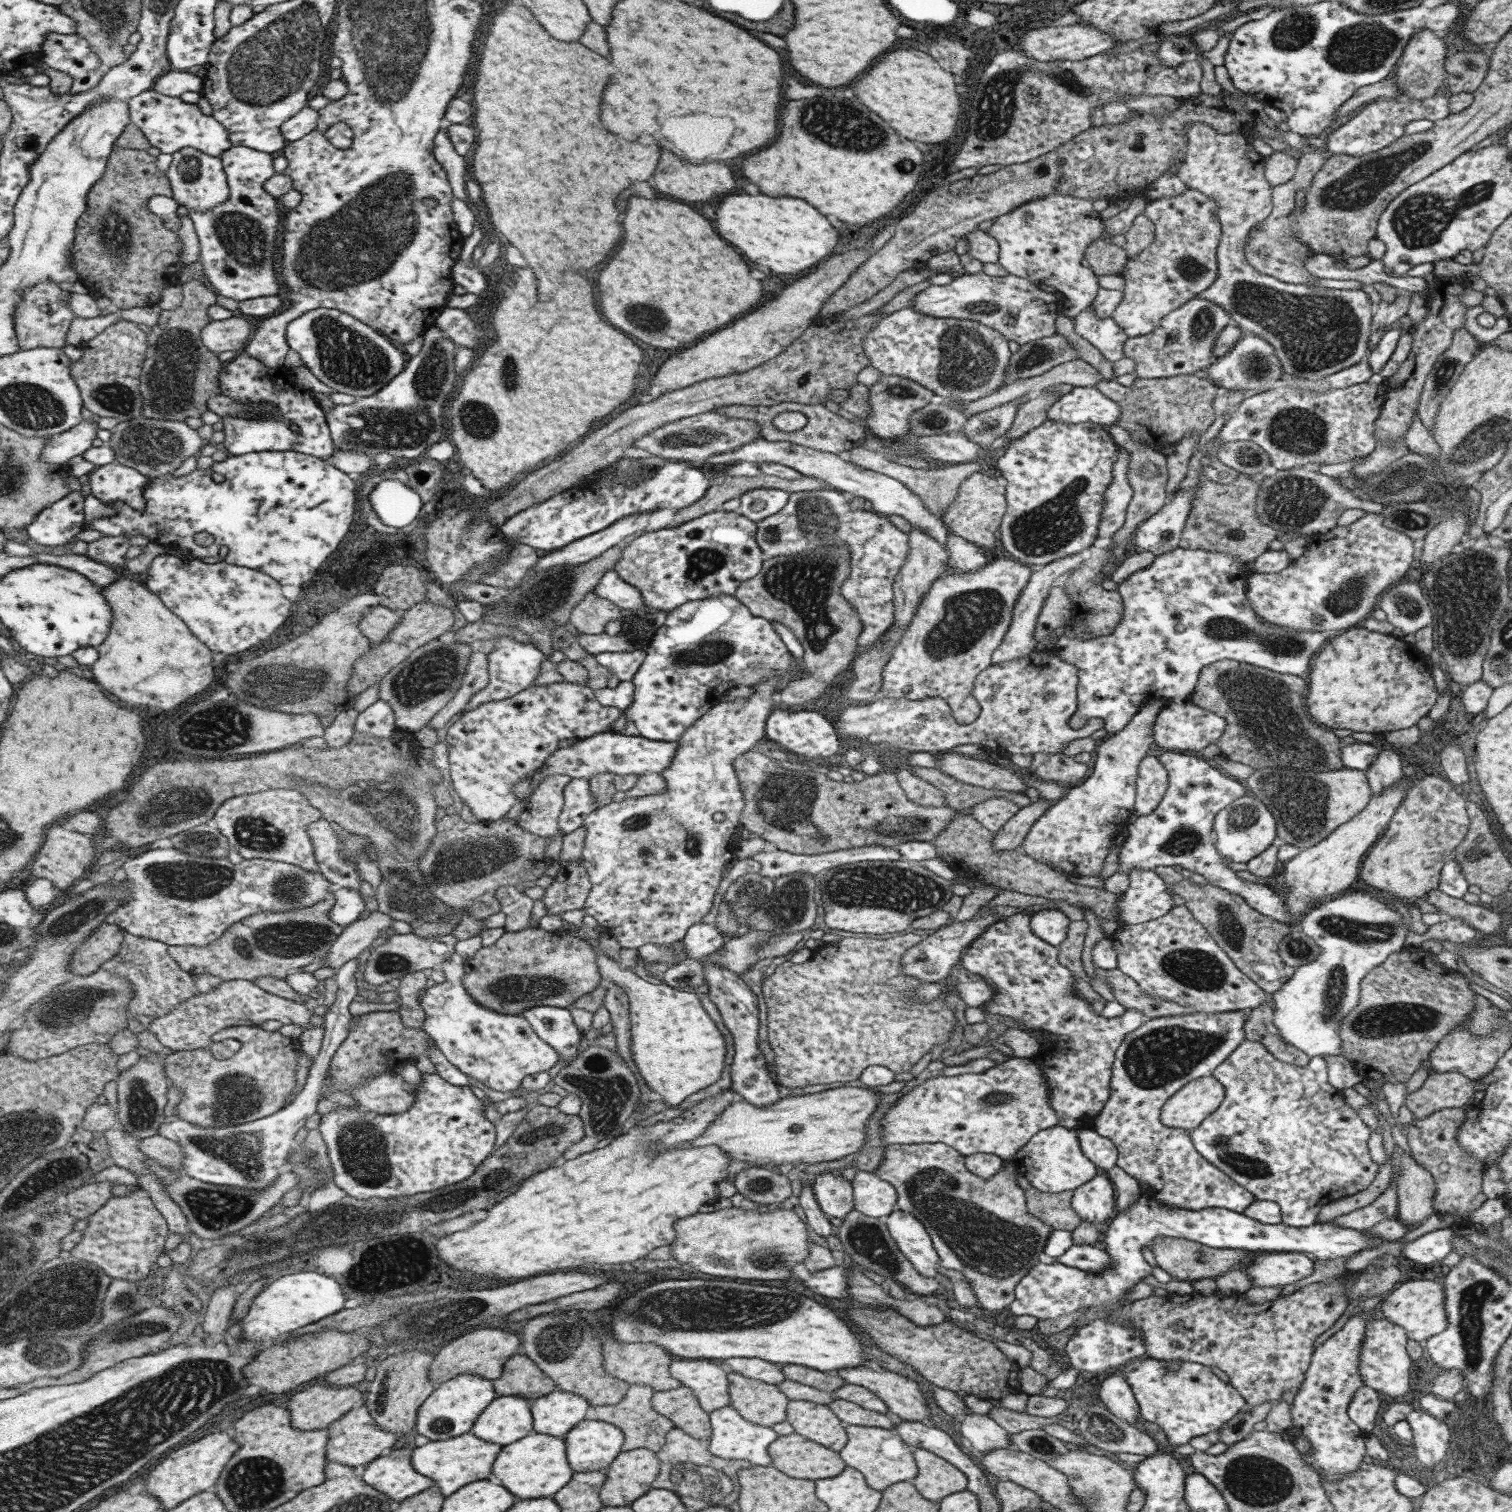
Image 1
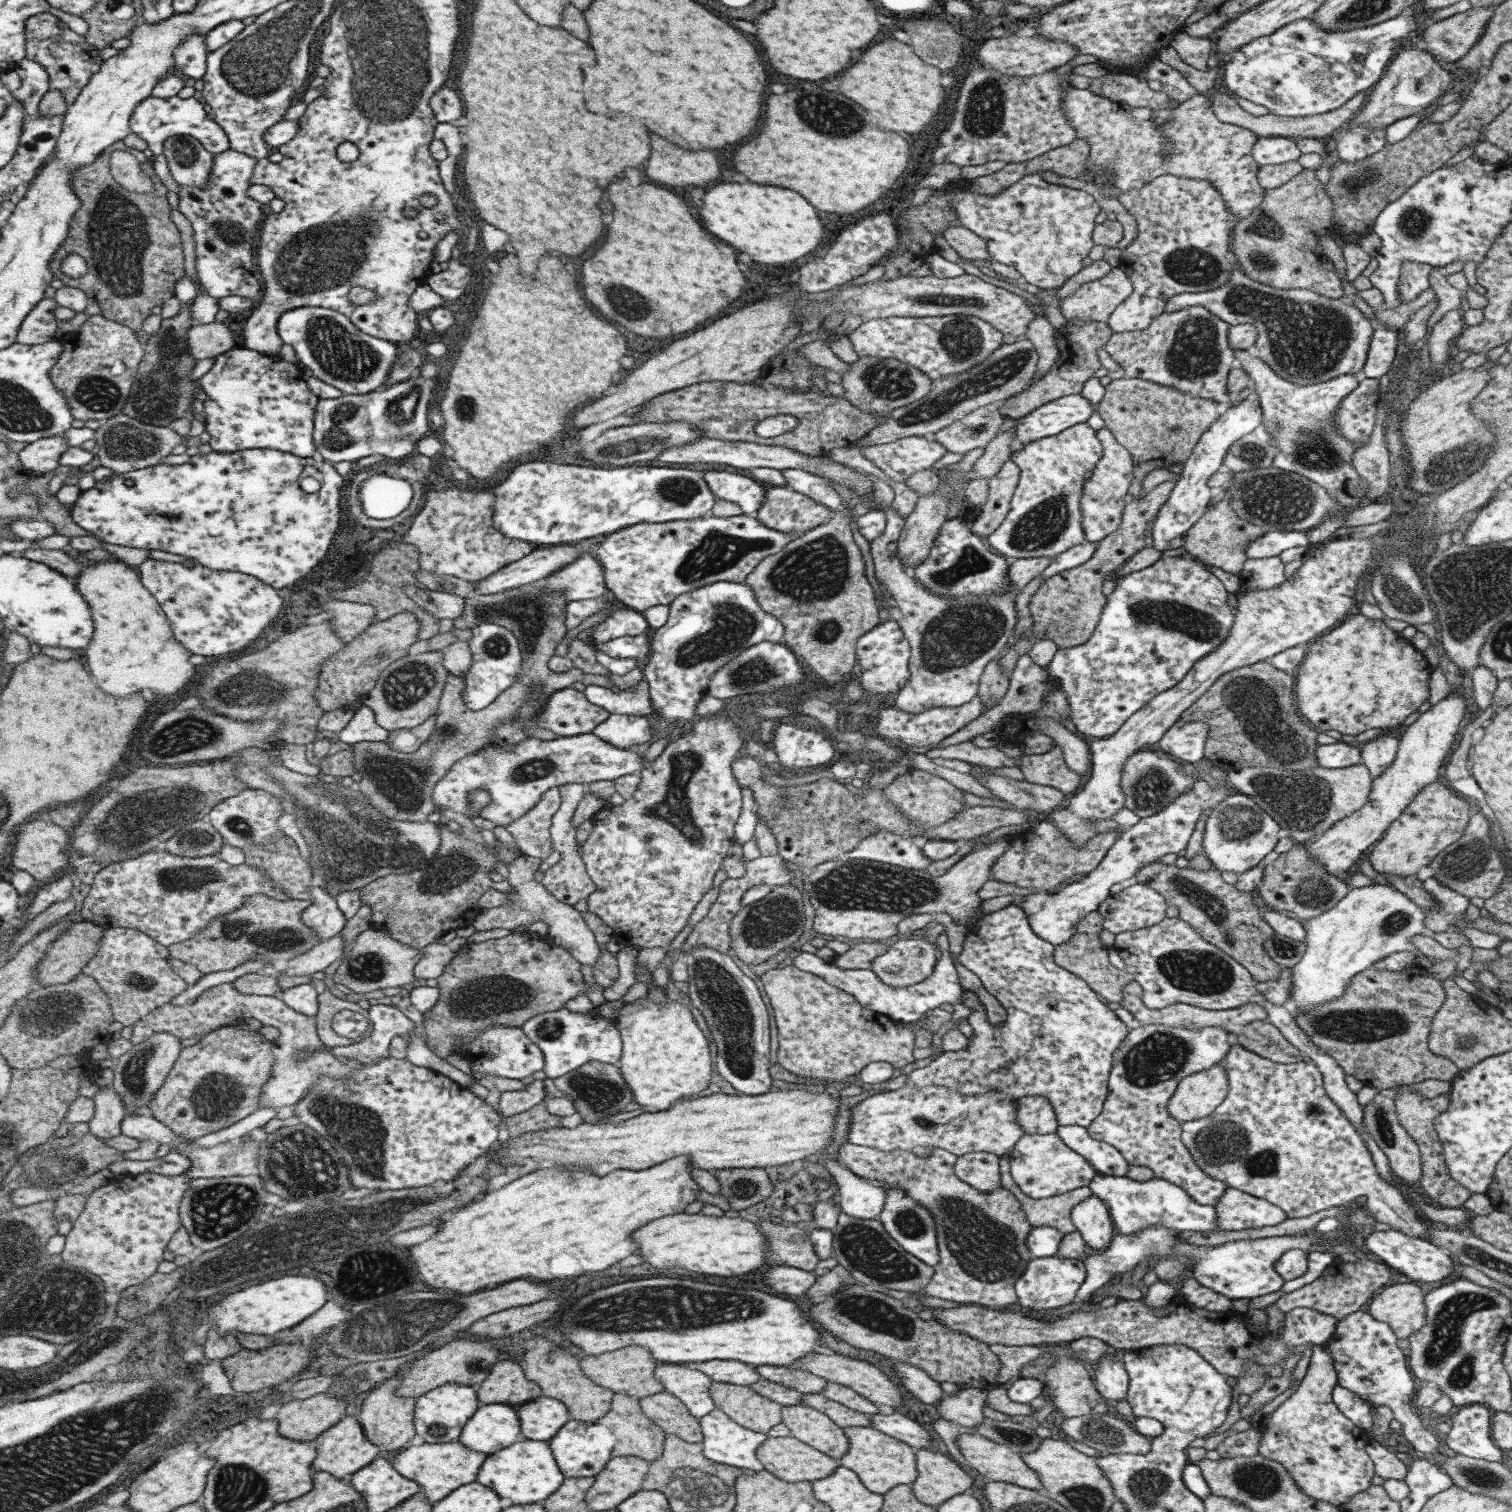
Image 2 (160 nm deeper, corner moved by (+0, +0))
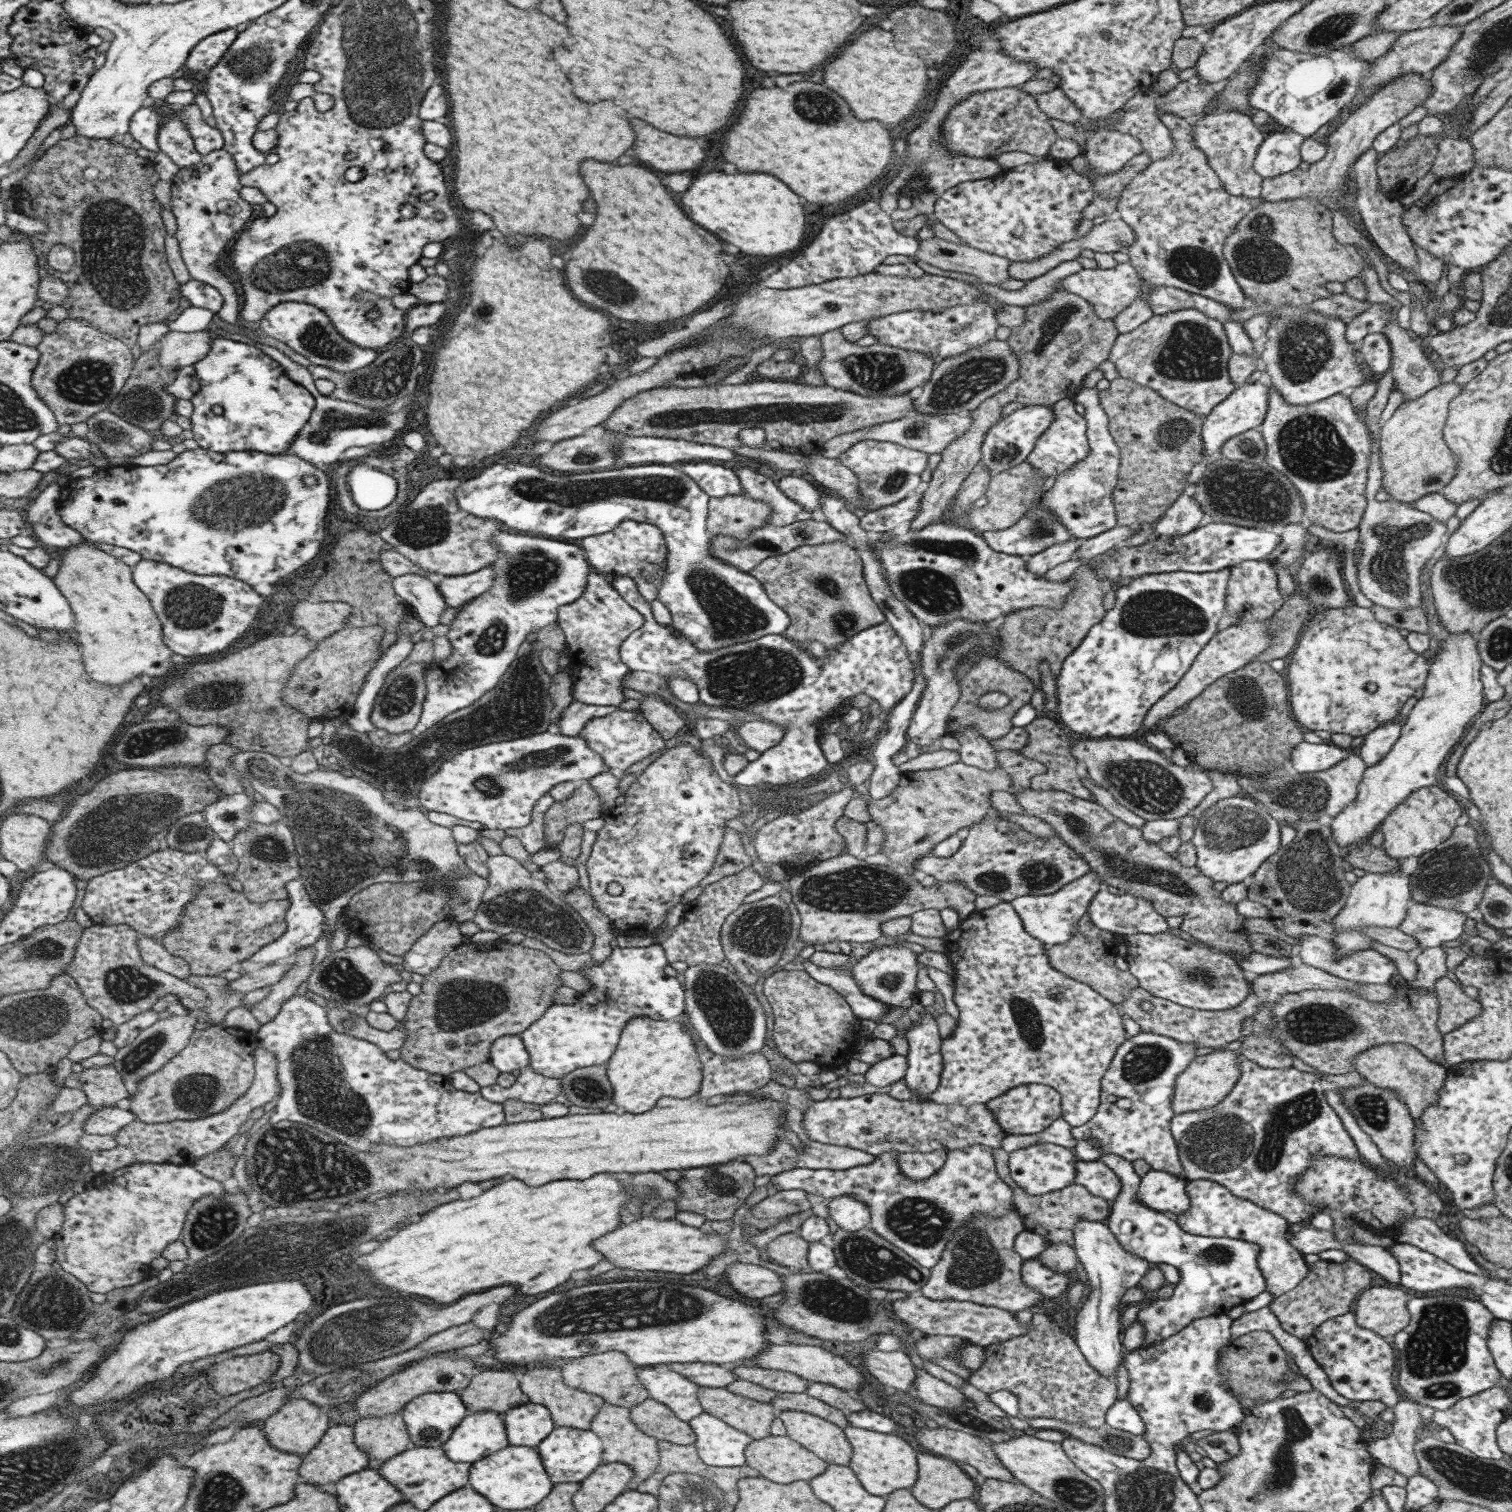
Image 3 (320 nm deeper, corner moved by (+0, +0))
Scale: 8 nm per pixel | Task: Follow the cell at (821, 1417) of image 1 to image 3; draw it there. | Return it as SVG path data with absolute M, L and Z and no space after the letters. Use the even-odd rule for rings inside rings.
M797 1410L777 1412L786 1435L827 1465L847 1466L851 1447L836 1424Z

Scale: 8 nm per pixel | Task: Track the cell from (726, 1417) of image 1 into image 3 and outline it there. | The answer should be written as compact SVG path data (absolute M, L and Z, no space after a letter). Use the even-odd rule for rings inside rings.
M701 1413L687 1422L695 1433L693 1442L701 1462L711 1467L745 1466L743 1451L752 1438L726 1422Z

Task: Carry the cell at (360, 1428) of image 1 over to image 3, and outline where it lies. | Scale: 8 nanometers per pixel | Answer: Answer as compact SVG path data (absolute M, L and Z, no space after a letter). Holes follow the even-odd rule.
M335 1423L323 1436L322 1441L304 1456L302 1466L302 1481L315 1485L333 1484L341 1480L343 1476L350 1476L367 1469L371 1458L361 1447L355 1438L354 1428L348 1425Z

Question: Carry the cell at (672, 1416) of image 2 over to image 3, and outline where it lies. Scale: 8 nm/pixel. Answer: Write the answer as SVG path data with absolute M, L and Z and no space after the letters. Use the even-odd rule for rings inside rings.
M645 1399L630 1408L631 1419L643 1434L666 1440L677 1445L689 1445L695 1440L695 1433L687 1422L679 1420L661 1402L655 1399Z

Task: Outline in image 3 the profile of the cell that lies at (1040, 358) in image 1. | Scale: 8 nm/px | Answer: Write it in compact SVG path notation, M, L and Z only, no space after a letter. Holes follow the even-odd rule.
M993 338L975 349L942 358L935 363L930 377L921 387L921 393L912 400L913 411L921 414L968 413L977 408L983 400L1013 382L1017 378L1018 370L1017 357L1006 341Z

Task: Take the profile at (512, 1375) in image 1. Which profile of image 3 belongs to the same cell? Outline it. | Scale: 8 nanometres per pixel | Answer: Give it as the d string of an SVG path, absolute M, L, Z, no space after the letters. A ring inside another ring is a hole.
M483 1369L459 1395L471 1414L483 1410L495 1410L505 1414L506 1411L530 1402L517 1376L504 1369Z

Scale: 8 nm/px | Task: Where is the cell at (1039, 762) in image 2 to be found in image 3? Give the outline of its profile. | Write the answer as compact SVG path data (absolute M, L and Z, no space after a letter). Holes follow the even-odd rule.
M1045 715L1035 717L1029 724L1024 726L1027 733L1027 742L1019 751L1025 758L1029 760L1037 760L1045 766L1043 774L1037 774L1030 779L1029 787L1033 790L1059 790L1074 796L1089 801L1091 793L1083 786L1079 780L1079 776L1075 774L1076 760L1069 754L1068 746L1070 739L1067 734L1059 726L1057 726L1054 716Z

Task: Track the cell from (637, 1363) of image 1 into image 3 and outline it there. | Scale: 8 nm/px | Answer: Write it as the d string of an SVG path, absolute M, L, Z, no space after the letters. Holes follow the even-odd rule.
M607 1351L604 1353L587 1355L587 1358L575 1358L575 1362L560 1364L563 1378L573 1388L578 1388L587 1394L599 1395L609 1404L625 1406L630 1409L648 1398L647 1391L637 1377L640 1368L629 1361L622 1352Z

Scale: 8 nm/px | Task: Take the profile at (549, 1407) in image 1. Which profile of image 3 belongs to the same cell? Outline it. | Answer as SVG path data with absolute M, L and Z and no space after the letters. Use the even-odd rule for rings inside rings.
M533 1402L506 1411L505 1421L513 1446L538 1447L557 1428L549 1408Z

